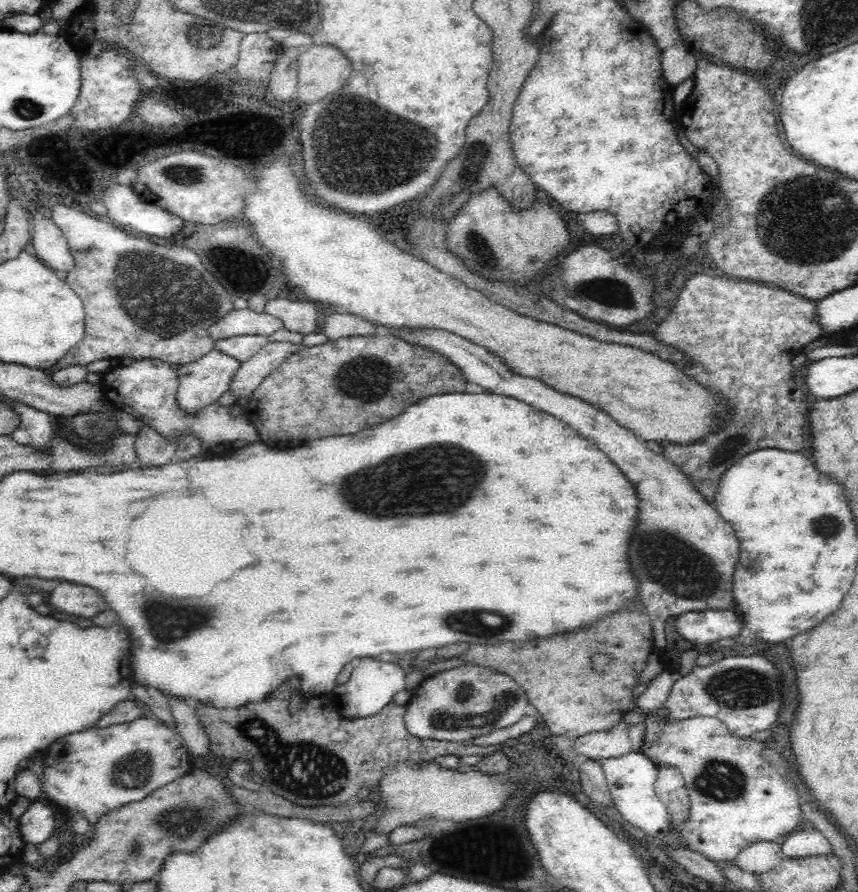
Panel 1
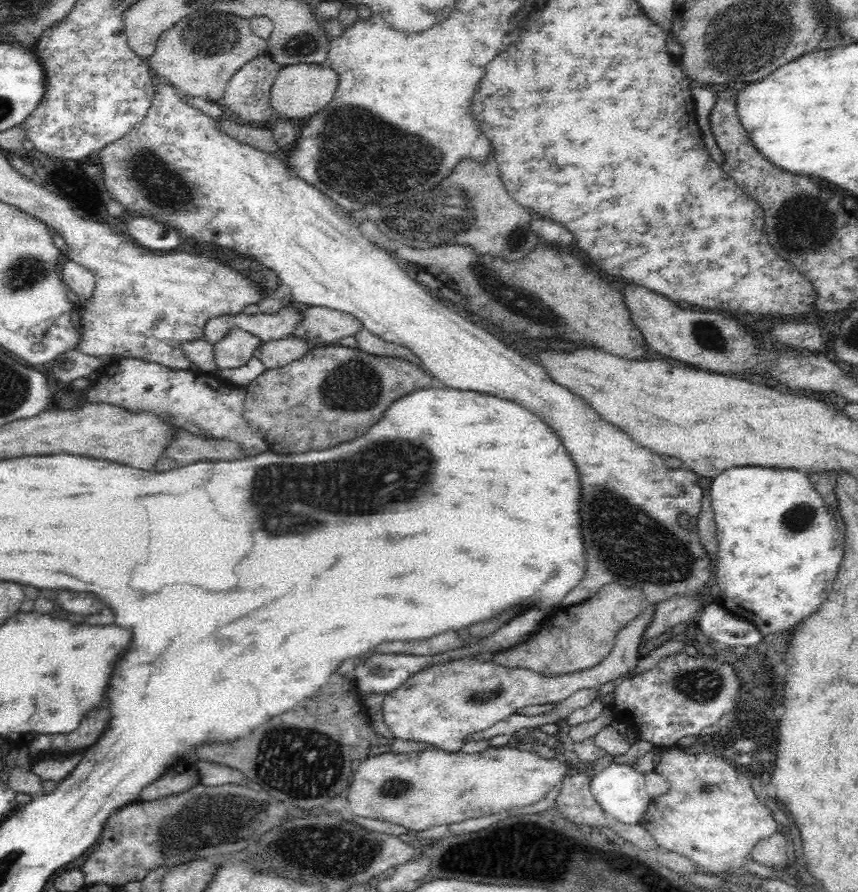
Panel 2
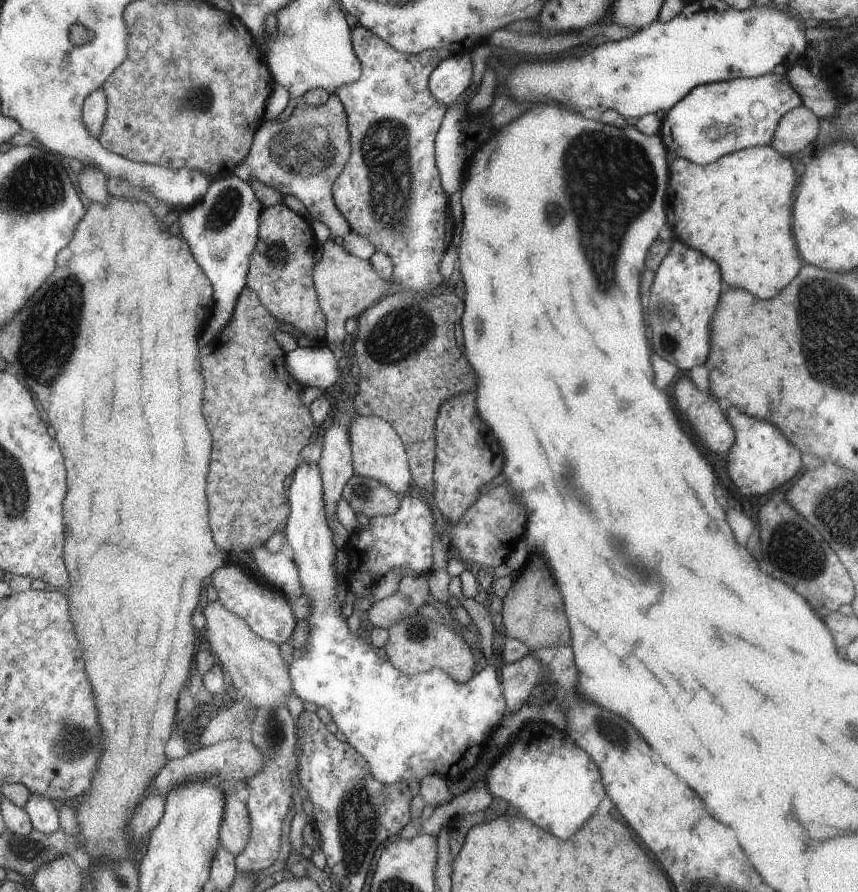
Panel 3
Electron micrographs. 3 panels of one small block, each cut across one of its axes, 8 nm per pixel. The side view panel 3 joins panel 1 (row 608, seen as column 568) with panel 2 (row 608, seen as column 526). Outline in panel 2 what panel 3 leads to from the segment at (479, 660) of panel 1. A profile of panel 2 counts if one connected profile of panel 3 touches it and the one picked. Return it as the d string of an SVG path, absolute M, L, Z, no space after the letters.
M620 583L601 586L597 593L582 602L548 614L541 626L520 645L510 649L495 651L490 661L511 668L528 669L546 675L547 678L560 678L600 664L612 652L616 636L632 620L644 614L648 602L638 587L627 587Z

